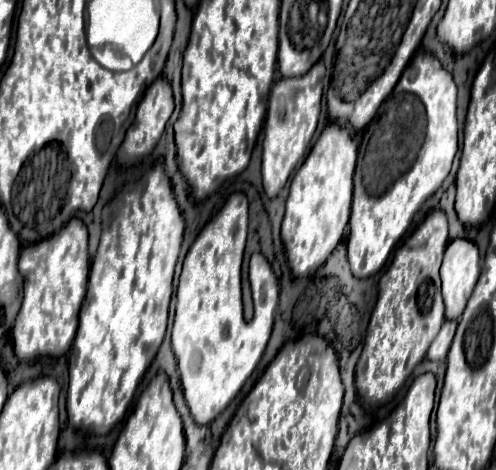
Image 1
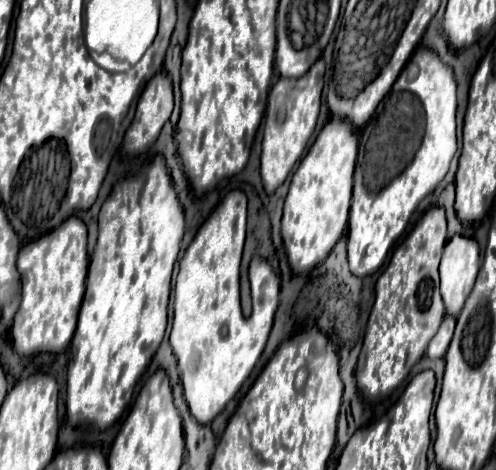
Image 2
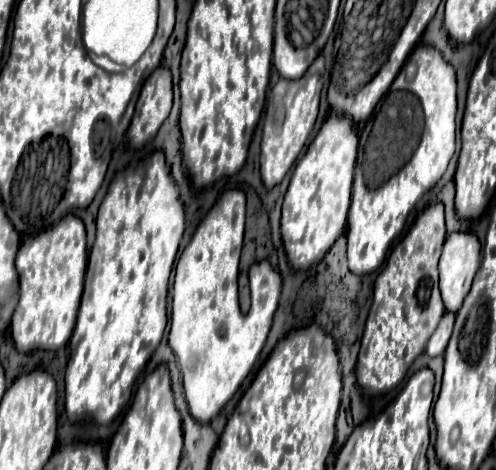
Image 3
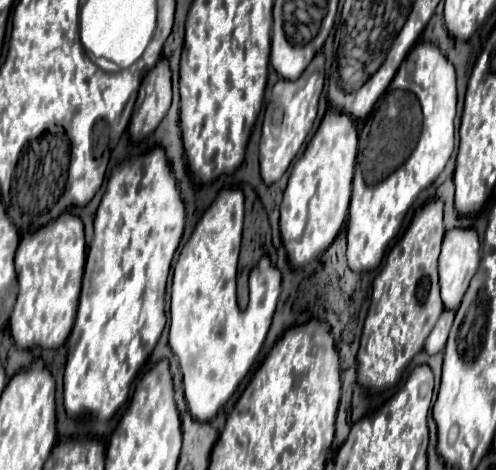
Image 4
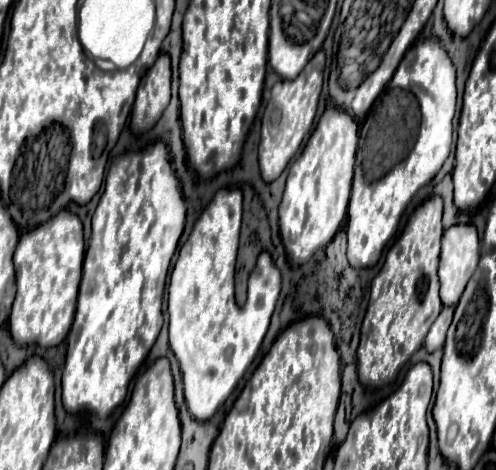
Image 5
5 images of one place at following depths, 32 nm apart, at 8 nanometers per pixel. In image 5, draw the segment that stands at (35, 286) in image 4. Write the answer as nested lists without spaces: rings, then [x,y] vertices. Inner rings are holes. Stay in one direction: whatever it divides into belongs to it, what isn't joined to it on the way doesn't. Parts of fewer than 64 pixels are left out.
[[[68,210],[20,238],[14,252],[18,292],[10,314],[10,334],[18,346],[38,344],[50,348],[68,336],[76,312],[84,252],[82,222]]]

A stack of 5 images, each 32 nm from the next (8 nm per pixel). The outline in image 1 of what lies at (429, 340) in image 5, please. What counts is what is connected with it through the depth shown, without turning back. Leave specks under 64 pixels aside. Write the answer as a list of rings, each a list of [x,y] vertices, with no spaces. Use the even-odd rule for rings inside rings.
[[[446,320],[442,324],[440,334],[436,336],[436,340],[432,342],[432,346],[428,350],[428,360],[436,360],[436,362],[444,362],[446,360],[450,344],[452,344],[452,338],[454,338],[454,332],[456,332],[456,322],[454,320]]]

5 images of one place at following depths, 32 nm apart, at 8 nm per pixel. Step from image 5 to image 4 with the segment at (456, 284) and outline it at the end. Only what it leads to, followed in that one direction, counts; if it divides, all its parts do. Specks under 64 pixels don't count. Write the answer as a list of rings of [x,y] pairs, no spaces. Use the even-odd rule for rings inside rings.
[[[474,230],[446,232],[440,254],[440,292],[448,310],[458,310],[480,264],[480,240]]]

